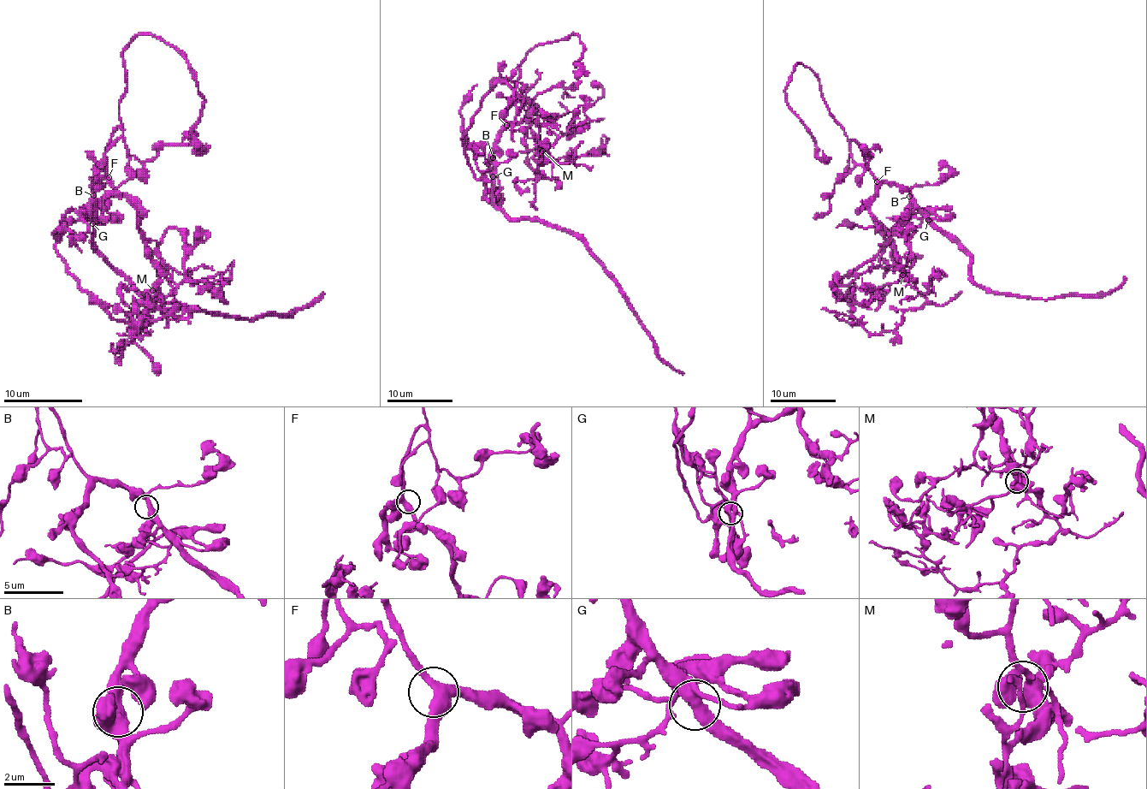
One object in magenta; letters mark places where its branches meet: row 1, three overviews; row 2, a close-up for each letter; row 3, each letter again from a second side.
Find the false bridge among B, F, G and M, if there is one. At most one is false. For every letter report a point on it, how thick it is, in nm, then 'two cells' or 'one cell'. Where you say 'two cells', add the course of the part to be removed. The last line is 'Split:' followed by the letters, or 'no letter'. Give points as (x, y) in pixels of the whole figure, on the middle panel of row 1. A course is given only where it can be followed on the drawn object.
B: (493, 157) | 360 nm | one cell
F: (506, 125) | 400 nm | one cell
G: (493, 176) | 400 nm | one cell
M: (542, 151) | 400 nm | one cell
Split: no letter

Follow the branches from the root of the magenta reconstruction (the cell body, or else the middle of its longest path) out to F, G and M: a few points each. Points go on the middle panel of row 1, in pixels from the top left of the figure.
F: (494, 159), (496, 138), (506, 125)
G: (494, 159), (493, 175)
M: (494, 159), (499, 131), (527, 118), (529, 128), (546, 146), (542, 151)

